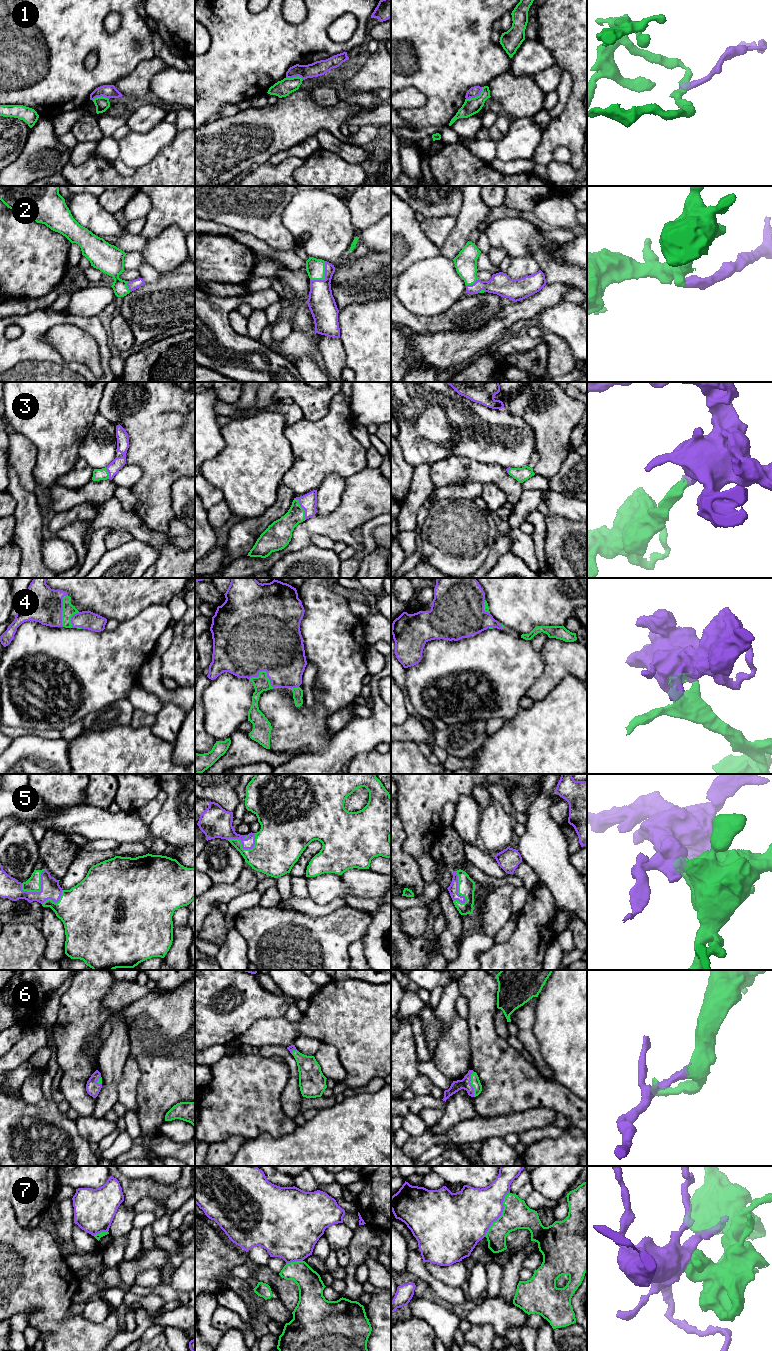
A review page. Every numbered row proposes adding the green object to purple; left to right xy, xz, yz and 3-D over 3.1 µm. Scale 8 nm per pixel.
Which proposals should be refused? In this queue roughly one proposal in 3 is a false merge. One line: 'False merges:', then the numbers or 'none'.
False merges: 1, 7

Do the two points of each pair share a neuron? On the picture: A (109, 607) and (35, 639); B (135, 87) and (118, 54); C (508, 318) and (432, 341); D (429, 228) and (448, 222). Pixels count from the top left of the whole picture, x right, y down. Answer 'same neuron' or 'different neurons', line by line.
A: different neurons
B: different neurons
C: same neuron
D: same neuron

